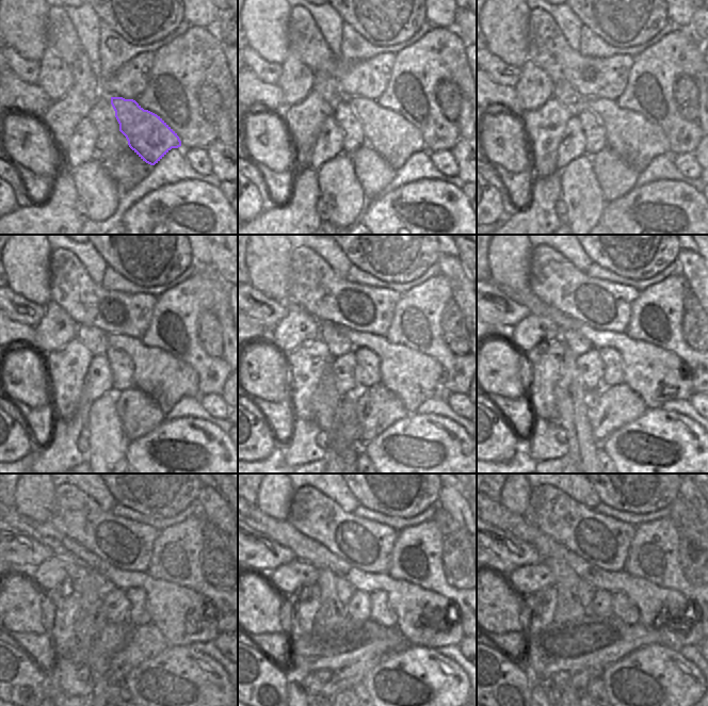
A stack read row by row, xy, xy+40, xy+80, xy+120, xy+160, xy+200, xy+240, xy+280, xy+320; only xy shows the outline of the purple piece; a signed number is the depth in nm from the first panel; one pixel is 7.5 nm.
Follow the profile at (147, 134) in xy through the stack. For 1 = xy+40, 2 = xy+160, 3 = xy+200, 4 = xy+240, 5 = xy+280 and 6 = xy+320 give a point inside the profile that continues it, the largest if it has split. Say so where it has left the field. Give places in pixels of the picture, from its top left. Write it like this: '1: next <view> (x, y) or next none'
1: next xy+40 (395, 139)
2: next xy+160 (409, 374)
3: next xy+200 (650, 371)
4: next xy+240 (174, 609)
5: next xy+280 (417, 609)
6: next xy+320 (659, 607)

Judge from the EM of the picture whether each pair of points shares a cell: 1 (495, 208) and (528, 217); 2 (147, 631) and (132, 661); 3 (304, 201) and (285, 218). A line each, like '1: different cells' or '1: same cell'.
1: different cells
2: same cell
3: same cell

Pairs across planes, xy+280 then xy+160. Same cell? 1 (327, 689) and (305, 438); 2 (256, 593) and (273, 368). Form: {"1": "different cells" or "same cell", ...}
{"1": "same cell", "2": "same cell"}

